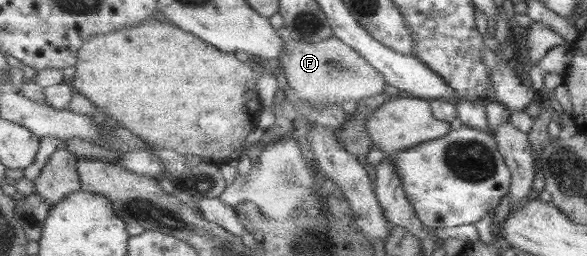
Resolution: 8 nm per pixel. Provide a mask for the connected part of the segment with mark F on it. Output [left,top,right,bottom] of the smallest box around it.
[279,29,389,108]

